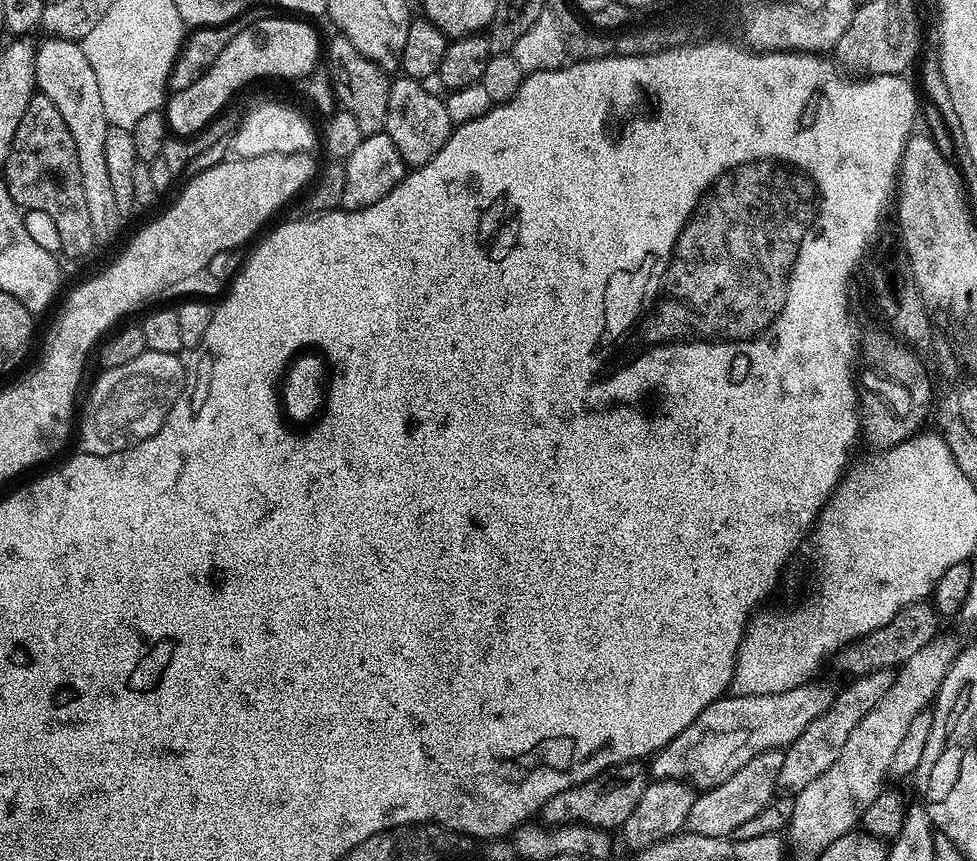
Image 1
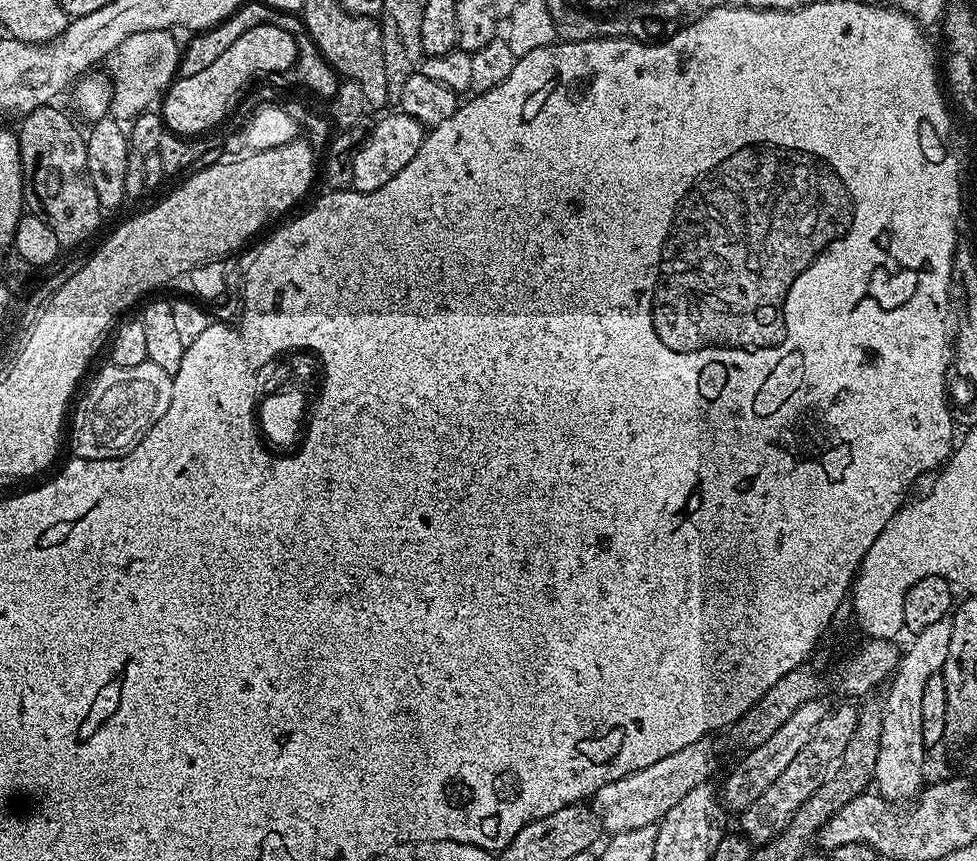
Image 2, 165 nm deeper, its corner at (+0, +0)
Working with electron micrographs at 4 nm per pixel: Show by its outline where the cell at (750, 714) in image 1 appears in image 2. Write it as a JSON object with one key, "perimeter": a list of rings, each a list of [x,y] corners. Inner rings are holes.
{"perimeter":[[[708,738],[699,740],[682,750],[676,751],[675,754],[669,754],[667,758],[658,758],[658,762],[646,766],[646,770],[634,770],[614,782],[606,782],[606,786],[602,786],[602,790],[598,790],[594,797],[594,808],[600,817],[601,829],[605,833],[615,834],[626,830],[636,830],[650,824],[659,824],[662,817],[679,800],[686,798],[686,794],[690,790],[694,790],[694,786],[702,786],[713,779],[711,776],[716,772],[716,748],[711,744],[712,742]]]}

